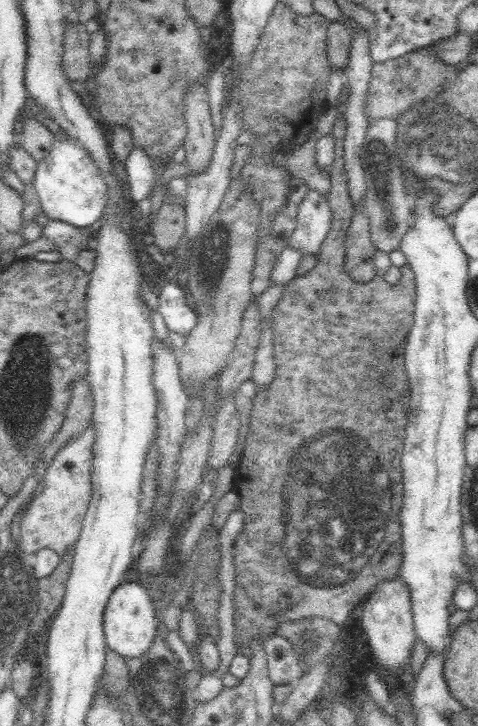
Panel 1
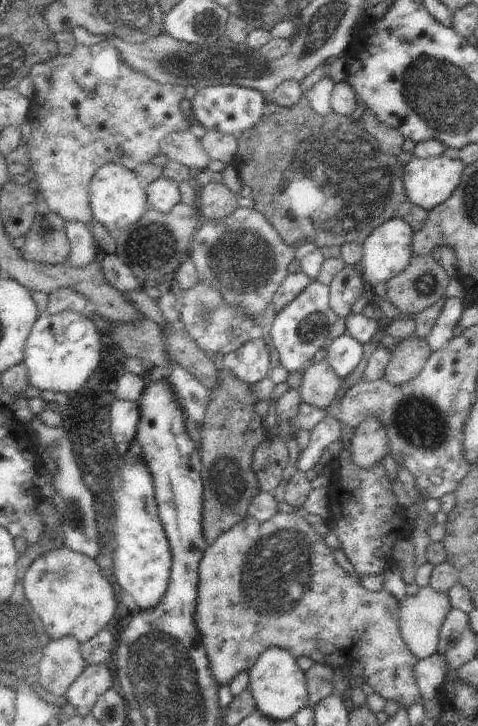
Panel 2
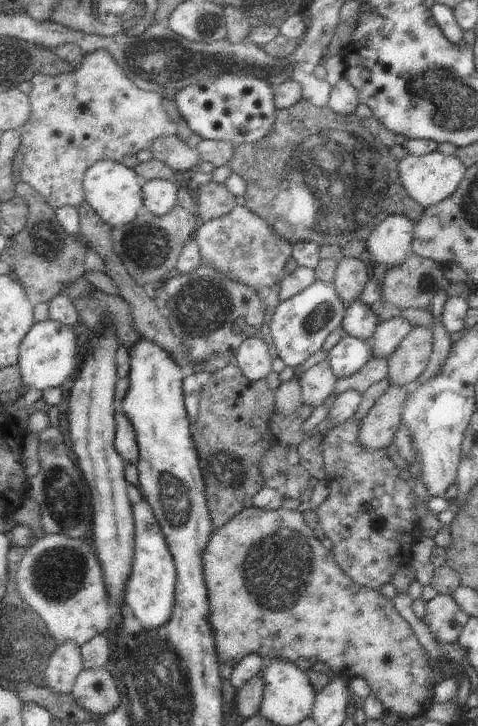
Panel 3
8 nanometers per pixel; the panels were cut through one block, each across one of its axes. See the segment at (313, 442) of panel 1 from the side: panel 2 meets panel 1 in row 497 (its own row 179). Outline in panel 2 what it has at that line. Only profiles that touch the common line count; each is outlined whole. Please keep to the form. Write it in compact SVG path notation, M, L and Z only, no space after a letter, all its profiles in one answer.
M304 95L301 96L301 99L293 107L285 108L274 102L266 103L262 120L254 128L250 128L248 132L243 132L239 136L237 151L231 164L236 168L243 186L250 186L252 188L251 198L255 202L253 209L261 212L268 219L268 222L275 226L282 240L295 249L308 242L313 242L319 247L334 245L341 247L343 244L350 242L362 245L364 240L368 238L368 235L374 232L378 226L396 217L402 218L406 224L412 227L414 232L418 232L418 230L422 230L422 226L424 226L429 214L429 211L425 208L410 202L403 183L404 167L398 162L397 156L380 150L380 144L378 144L376 138L369 132L366 132L366 130L362 130L351 115L337 117L319 115L311 109L308 99Z

